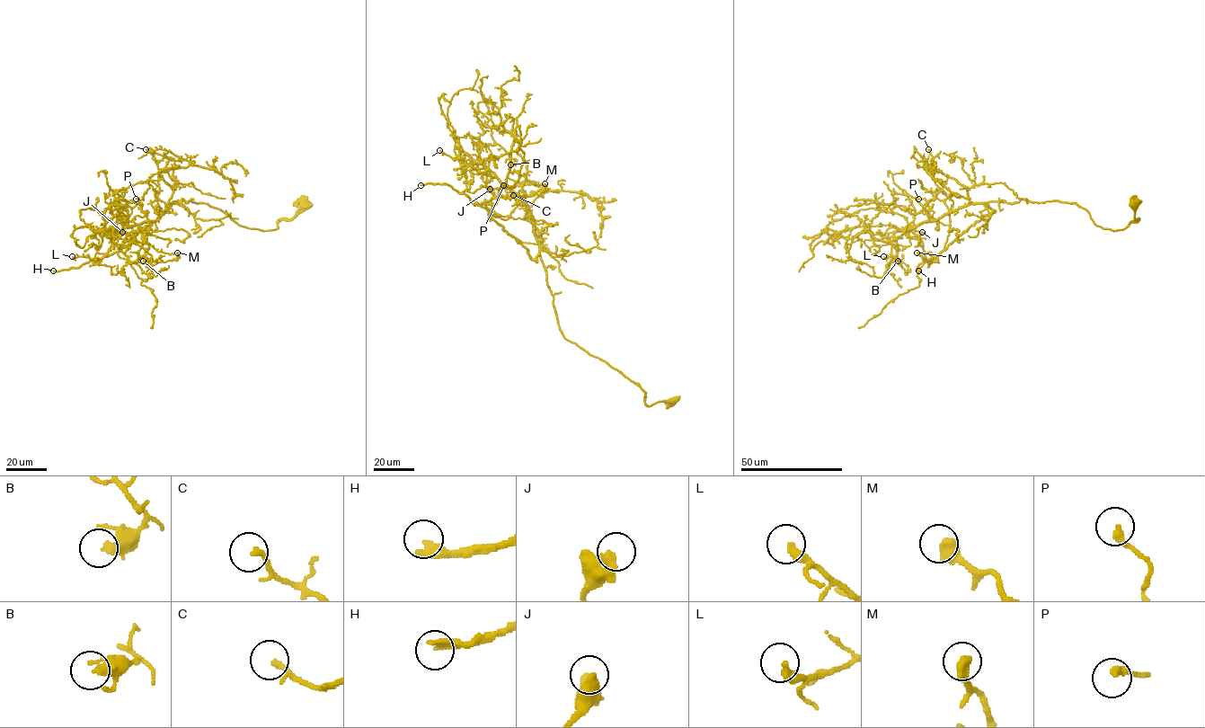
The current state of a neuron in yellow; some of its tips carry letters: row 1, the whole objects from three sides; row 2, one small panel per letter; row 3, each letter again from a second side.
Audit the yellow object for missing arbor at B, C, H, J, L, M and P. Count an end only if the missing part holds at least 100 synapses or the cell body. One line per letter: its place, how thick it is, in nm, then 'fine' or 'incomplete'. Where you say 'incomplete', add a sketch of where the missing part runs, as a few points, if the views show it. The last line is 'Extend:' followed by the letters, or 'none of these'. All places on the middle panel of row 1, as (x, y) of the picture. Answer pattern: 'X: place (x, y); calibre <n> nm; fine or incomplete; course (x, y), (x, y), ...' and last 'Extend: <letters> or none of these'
B: place (510, 164); calibre 300 nm; fine
C: place (513, 195); calibre 200 nm; fine
H: place (420, 185); calibre 340 nm; incomplete
J: place (490, 189); calibre 550 nm; fine
L: place (439, 150); calibre 320 nm; fine
M: place (544, 183); calibre 440 nm; fine
P: place (503, 185); calibre 260 nm; fine
Extend: H

